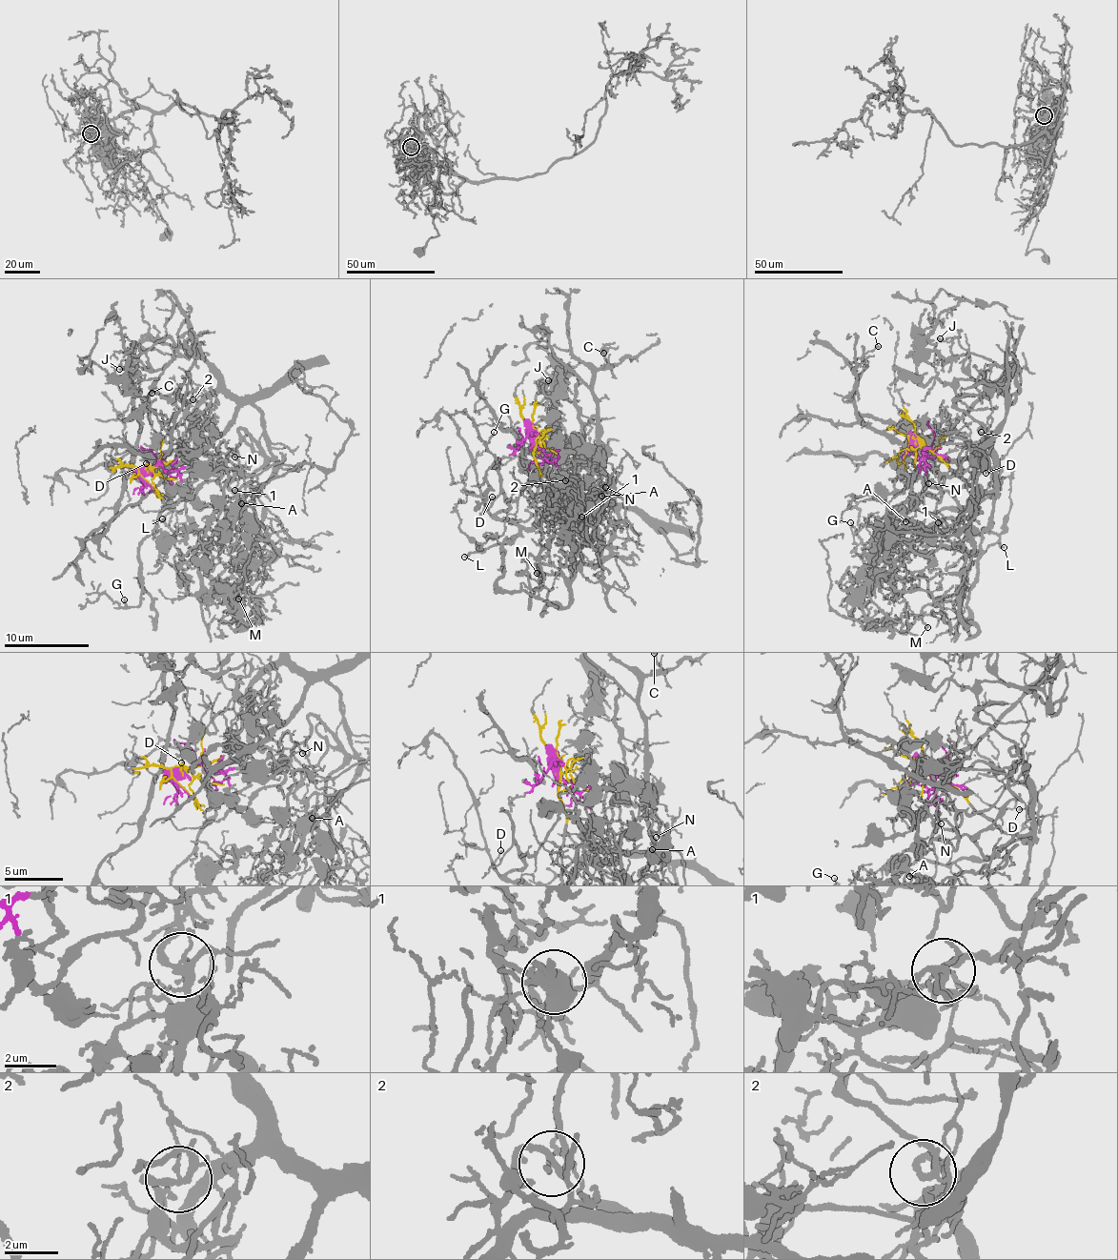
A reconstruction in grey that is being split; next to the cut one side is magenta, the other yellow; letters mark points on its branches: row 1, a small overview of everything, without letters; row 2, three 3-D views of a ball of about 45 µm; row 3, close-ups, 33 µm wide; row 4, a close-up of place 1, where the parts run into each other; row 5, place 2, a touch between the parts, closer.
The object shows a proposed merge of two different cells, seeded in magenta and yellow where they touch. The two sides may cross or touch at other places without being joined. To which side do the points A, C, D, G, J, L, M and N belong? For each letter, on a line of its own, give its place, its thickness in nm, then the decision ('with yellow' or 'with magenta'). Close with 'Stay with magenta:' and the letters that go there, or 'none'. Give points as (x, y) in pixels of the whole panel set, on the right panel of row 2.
A: (905, 521) | 90 nm | with magenta
C: (878, 346) | 120 nm | with yellow
D: (985, 473) | 110 nm | with yellow
G: (850, 522) | 130 nm | with yellow
J: (940, 338) | 160 nm | with magenta
L: (1004, 547) | 180 nm | with yellow
M: (927, 627) | 120 nm | with magenta
N: (928, 483) | 120 nm | with magenta
Stay with magenta: A, J, M, N

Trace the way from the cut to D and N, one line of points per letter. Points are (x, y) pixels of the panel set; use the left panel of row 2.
D: (147, 468), (161, 462), (192, 461), (197, 450), (172, 467), (157, 466), (148, 459), (147, 463)
N: (147, 468), (192, 465), (198, 480), (215, 480), (222, 441), (235, 457)

